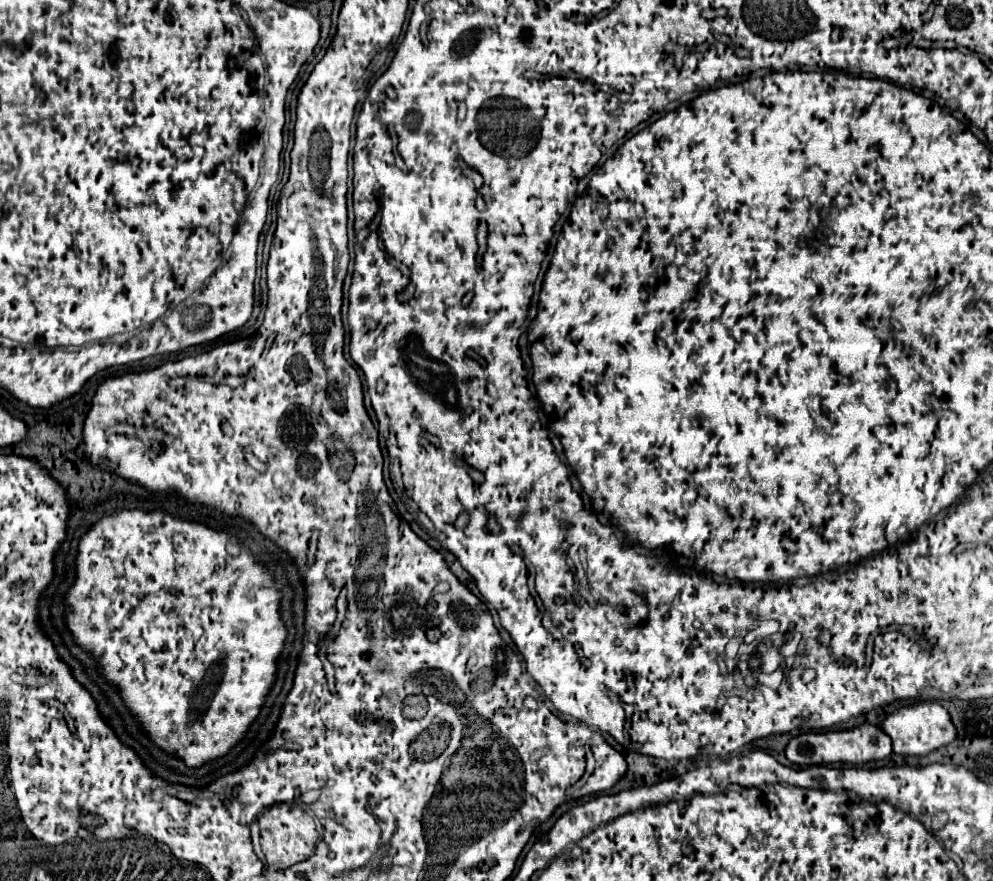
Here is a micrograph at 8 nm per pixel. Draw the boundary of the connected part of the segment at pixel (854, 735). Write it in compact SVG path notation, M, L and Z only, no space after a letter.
M862 723L852 729L844 731L826 731L826 733L802 733L794 737L786 749L784 755L790 763L796 765L820 765L820 763L866 763L874 759L884 759L892 753L892 741L888 735L884 735L882 729L878 729L872 723Z

